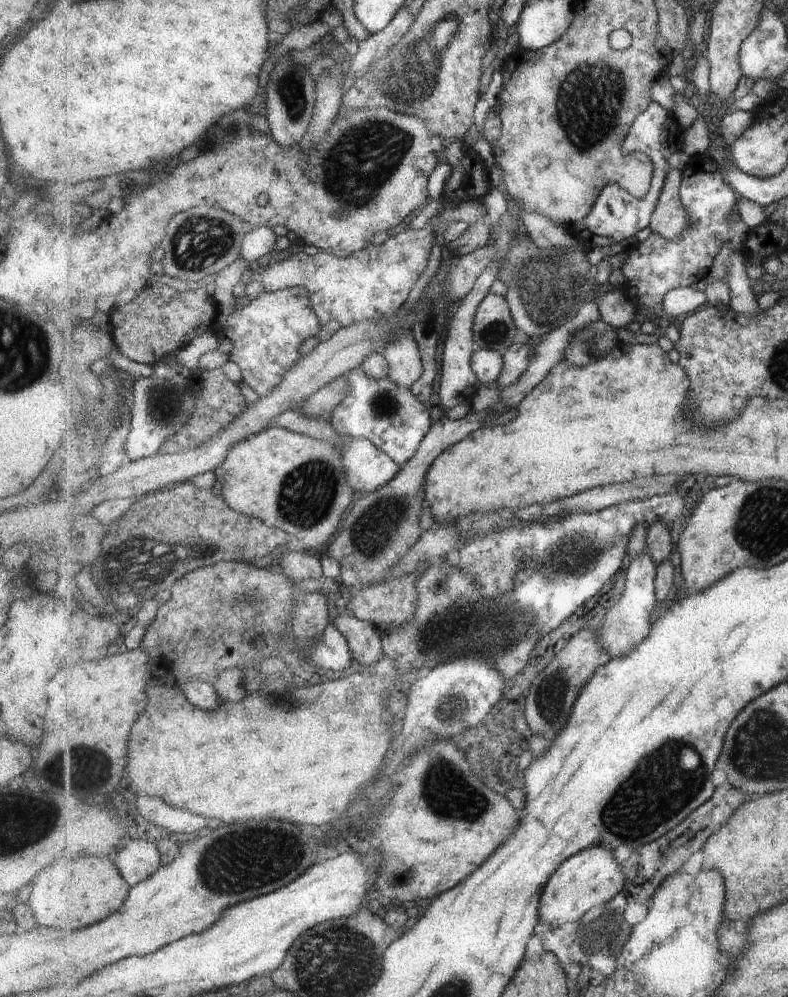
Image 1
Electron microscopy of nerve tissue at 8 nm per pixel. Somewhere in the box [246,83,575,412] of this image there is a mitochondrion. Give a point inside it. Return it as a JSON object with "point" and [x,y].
{"point":[362,161]}

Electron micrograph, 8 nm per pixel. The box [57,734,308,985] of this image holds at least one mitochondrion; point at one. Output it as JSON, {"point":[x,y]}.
{"point":[257,859]}

